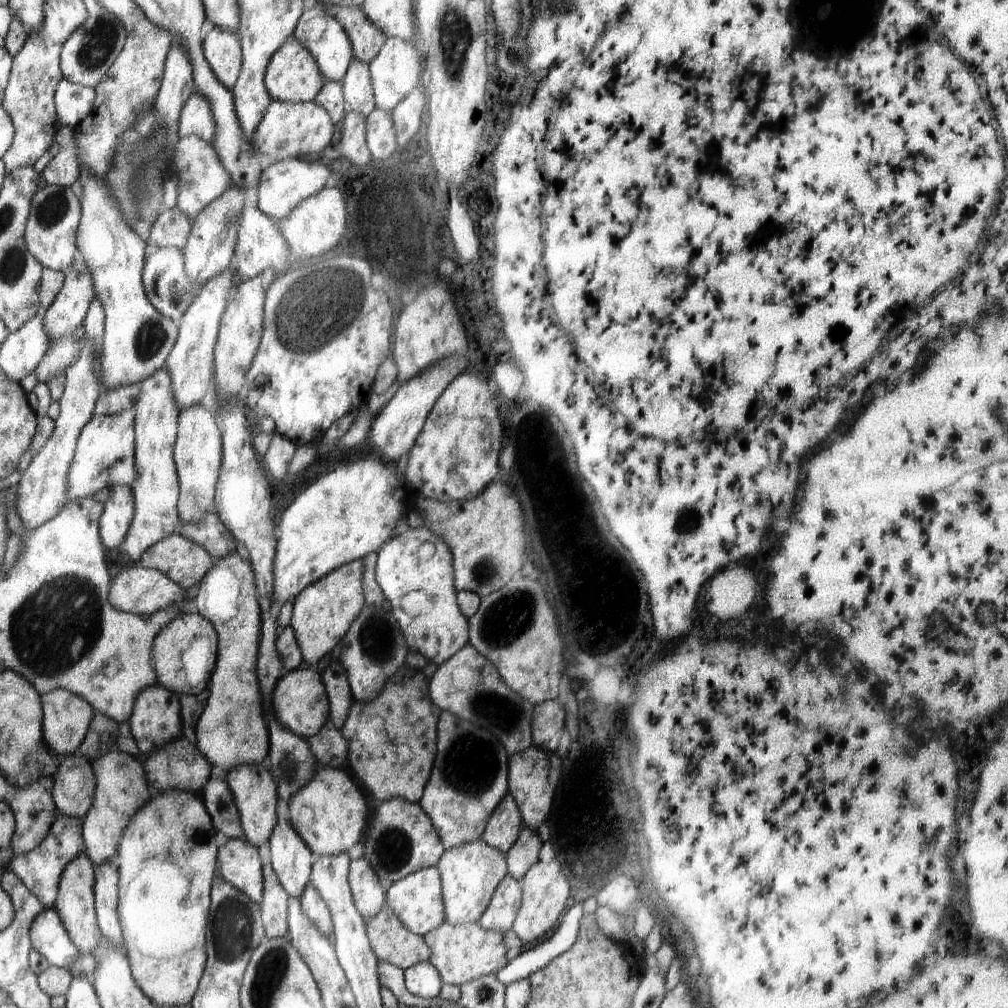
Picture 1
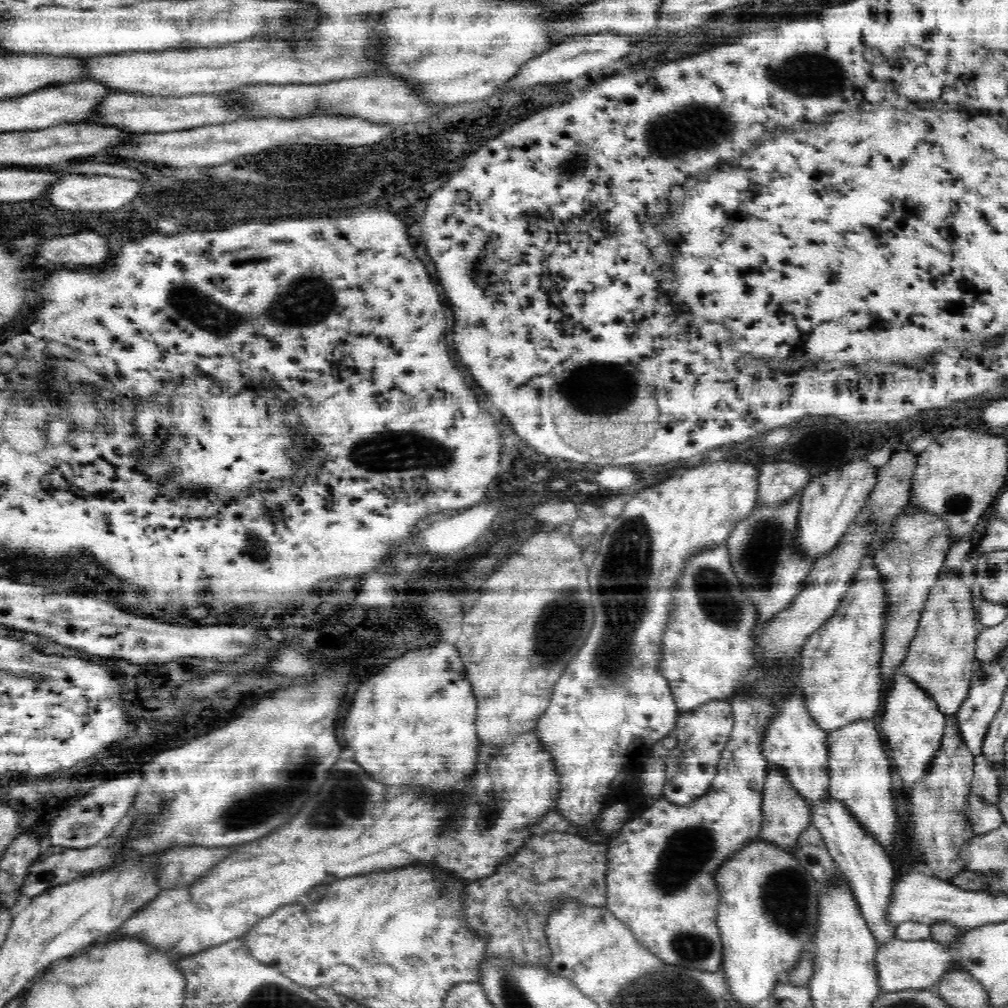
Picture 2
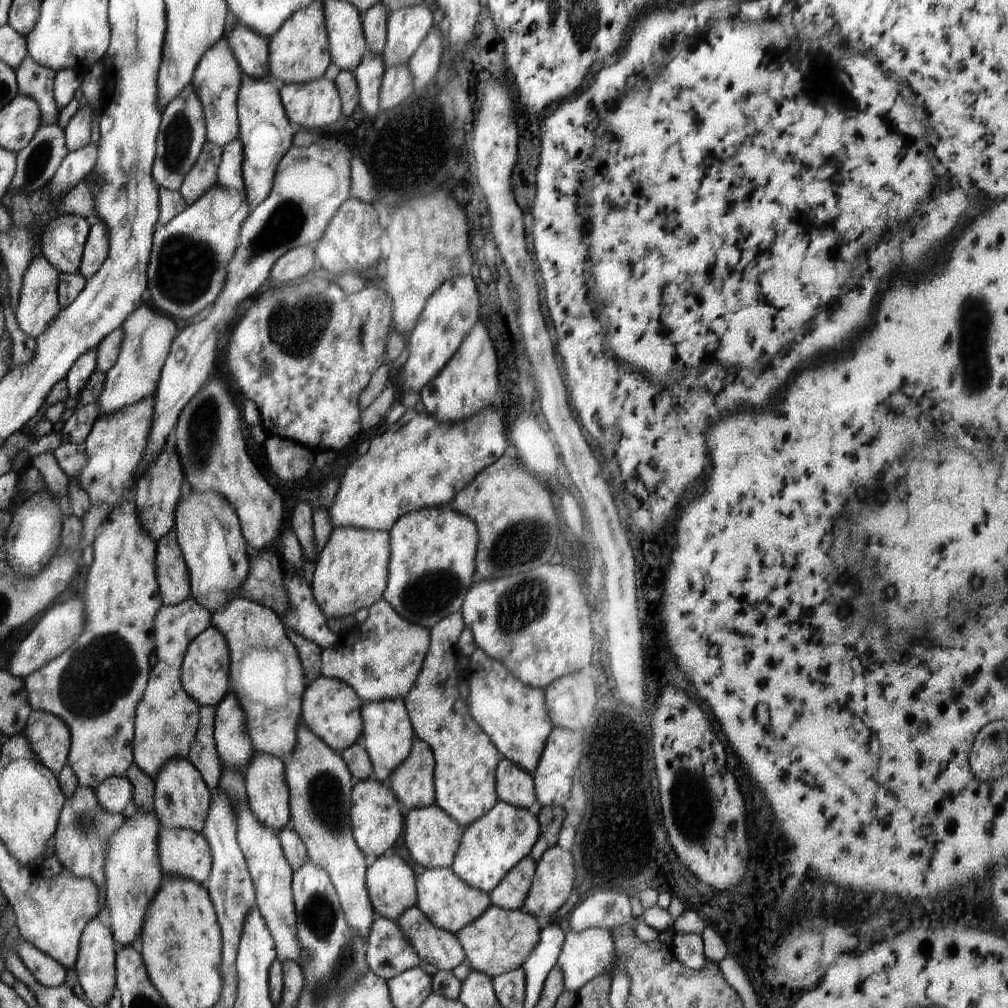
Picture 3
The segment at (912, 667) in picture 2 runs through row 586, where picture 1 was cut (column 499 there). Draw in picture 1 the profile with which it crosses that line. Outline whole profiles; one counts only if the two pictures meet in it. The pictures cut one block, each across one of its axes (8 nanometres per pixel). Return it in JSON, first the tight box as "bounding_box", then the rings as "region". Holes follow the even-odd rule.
{"bounding_box":[423,922,508,985],"region":[[[444,922],[423,937],[431,950],[428,961],[440,975],[443,984],[464,985],[482,975],[496,975],[508,964],[503,934],[483,929],[478,923],[457,927]]]}

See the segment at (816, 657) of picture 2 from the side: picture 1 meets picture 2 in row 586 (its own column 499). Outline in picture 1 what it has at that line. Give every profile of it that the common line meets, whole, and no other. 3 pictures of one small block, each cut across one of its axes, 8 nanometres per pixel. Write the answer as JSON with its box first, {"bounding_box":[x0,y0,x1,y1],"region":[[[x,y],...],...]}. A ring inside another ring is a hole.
{"bounding_box":[436,838,509,927],"region":[[[482,838],[445,849],[436,867],[441,874],[445,922],[457,927],[479,922],[500,881],[509,873],[507,853],[503,853],[501,850],[488,845]]]}

